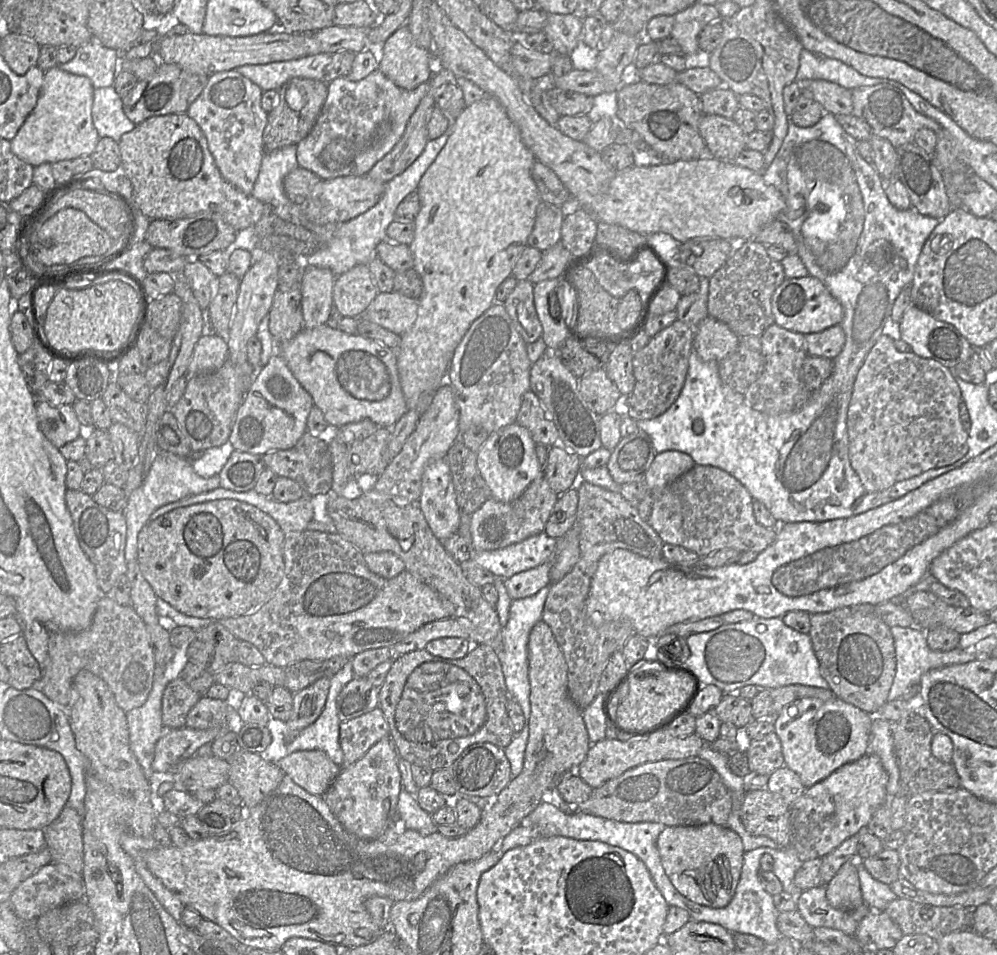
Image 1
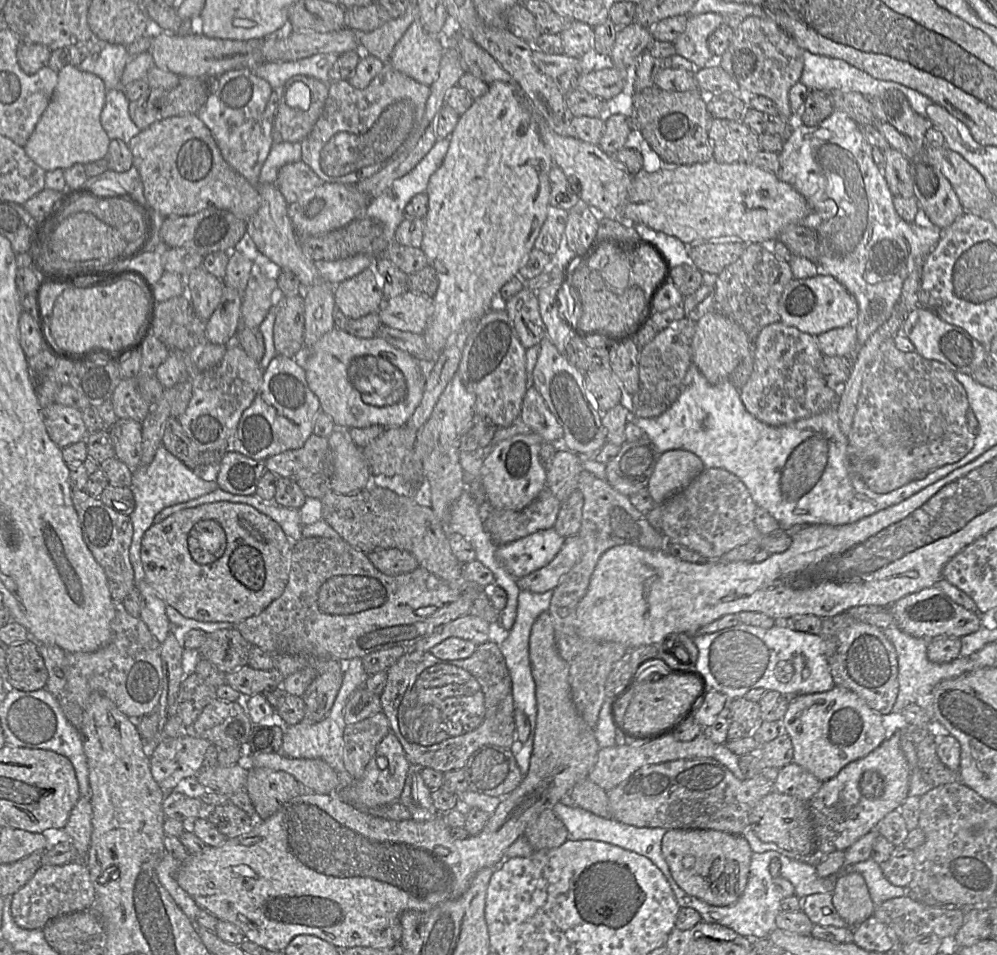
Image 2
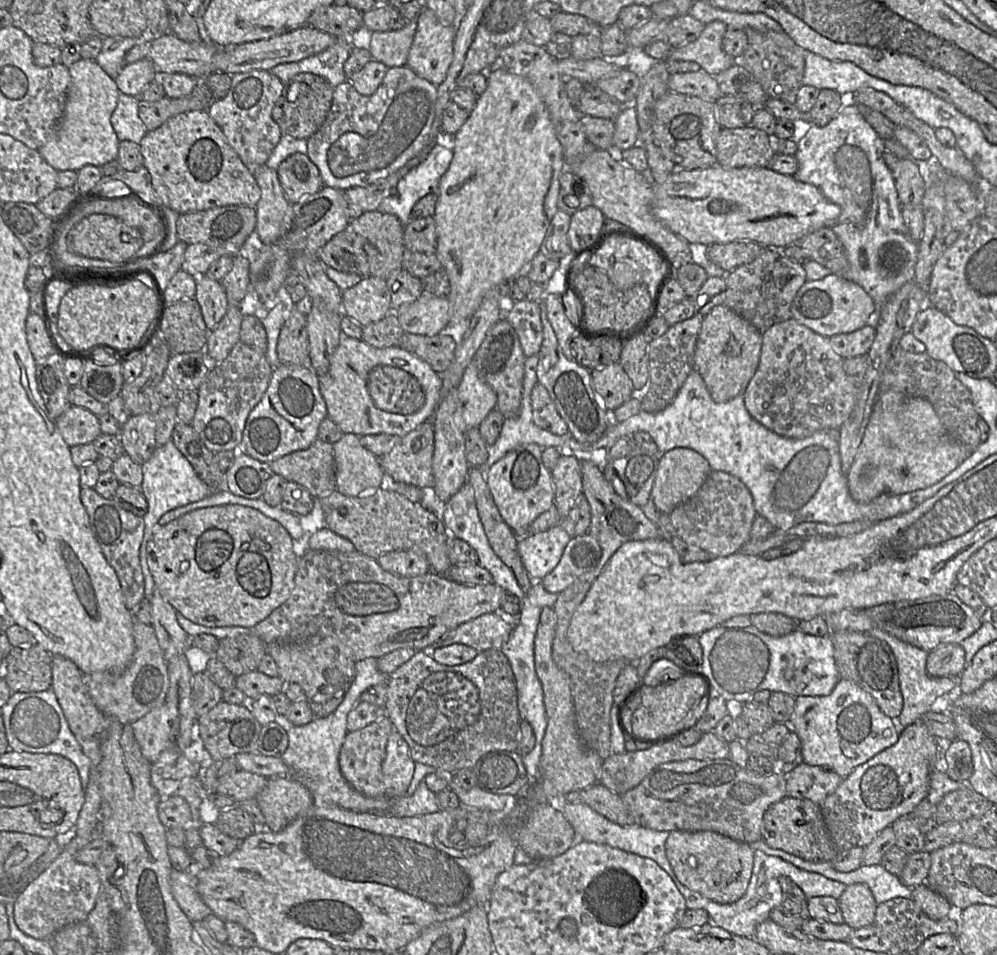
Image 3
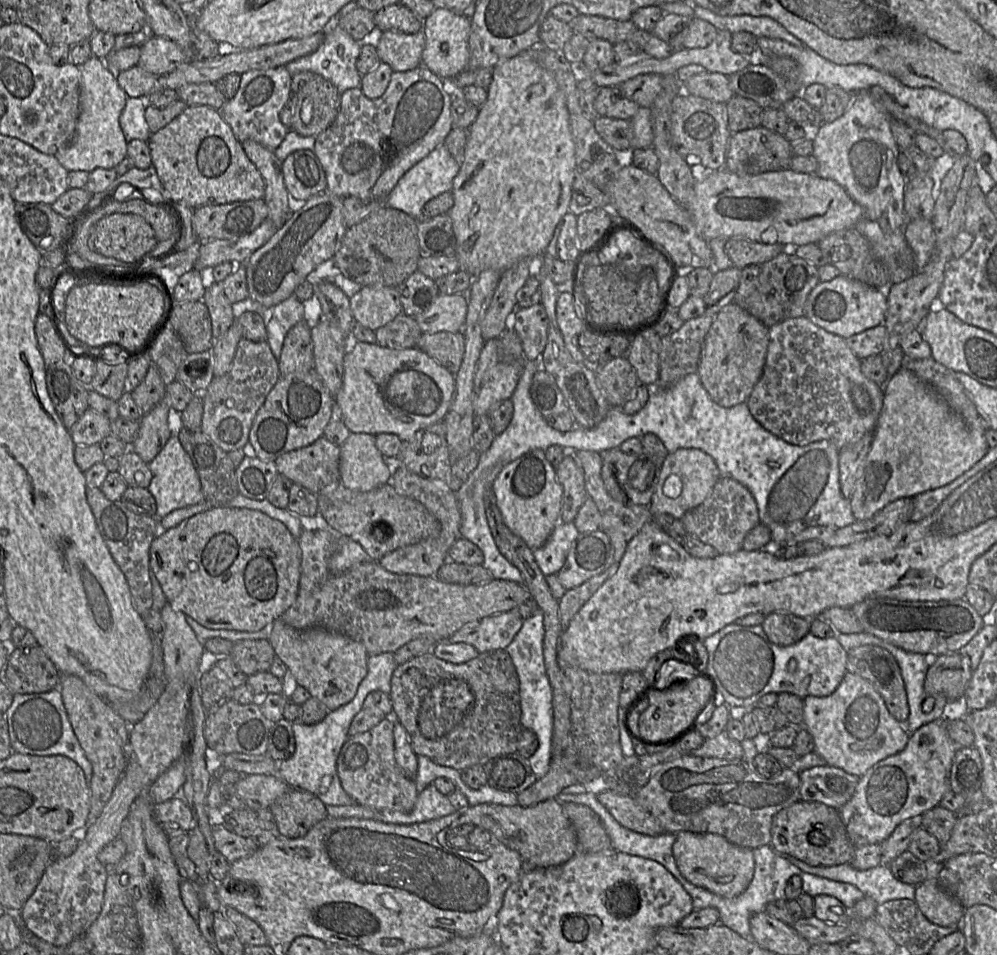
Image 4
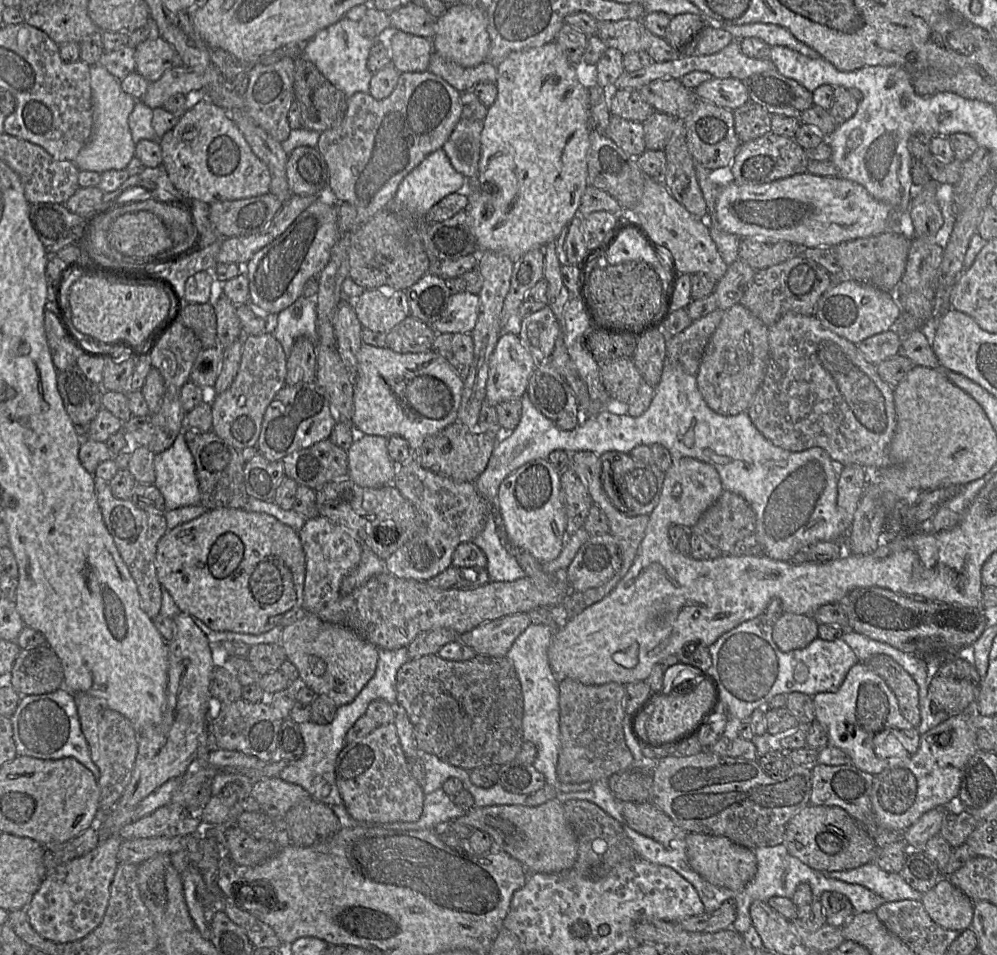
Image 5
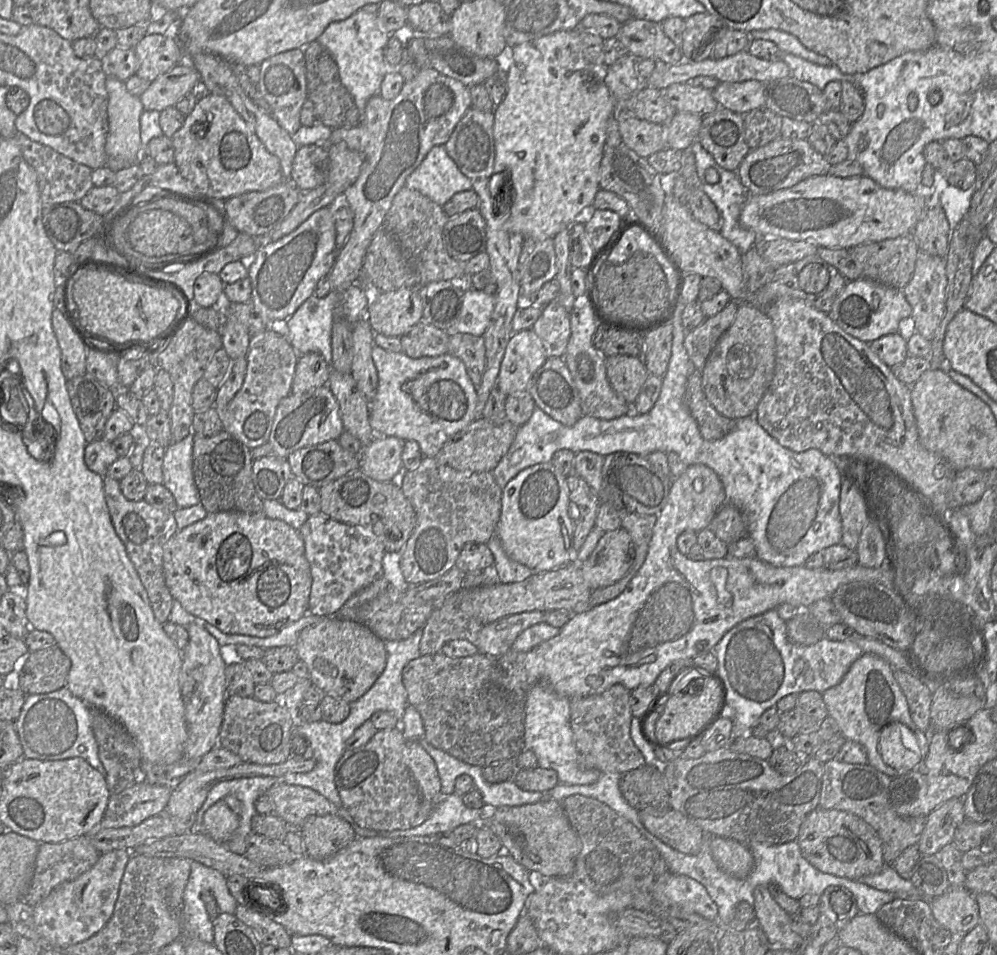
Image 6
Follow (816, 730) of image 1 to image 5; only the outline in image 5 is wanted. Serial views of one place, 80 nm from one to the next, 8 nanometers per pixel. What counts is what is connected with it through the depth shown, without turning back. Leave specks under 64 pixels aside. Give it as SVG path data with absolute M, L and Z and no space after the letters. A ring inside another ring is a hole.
M862 661L856 663L848 672L844 682L836 692L824 692L812 696L814 707L815 707L815 721L818 722L827 732L828 735L828 746L833 746L844 751L850 758L851 764L856 766L858 769L876 775L885 770L890 764L896 764L901 759L906 759L916 753L920 743L920 733L917 728L909 723L901 714L899 705L895 694L888 687L885 681L878 676L874 671L868 668Z

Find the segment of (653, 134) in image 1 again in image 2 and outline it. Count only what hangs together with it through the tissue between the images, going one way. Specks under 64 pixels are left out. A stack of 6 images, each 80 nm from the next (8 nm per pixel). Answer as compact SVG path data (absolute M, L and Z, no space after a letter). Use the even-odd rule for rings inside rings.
M656 85L635 91L630 122L665 165L691 165L713 159L708 131L712 116L700 91L665 91Z

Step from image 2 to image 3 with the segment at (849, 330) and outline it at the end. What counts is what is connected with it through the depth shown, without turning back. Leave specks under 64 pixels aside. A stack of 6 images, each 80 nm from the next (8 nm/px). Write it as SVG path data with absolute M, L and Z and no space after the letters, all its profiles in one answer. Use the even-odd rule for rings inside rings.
M866 325L850 333L829 337L833 350L842 358L867 354L876 336L876 326Z

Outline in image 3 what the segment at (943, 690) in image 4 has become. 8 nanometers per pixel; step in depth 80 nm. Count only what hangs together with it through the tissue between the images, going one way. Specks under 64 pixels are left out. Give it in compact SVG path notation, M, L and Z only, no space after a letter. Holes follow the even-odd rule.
M942 644L928 653L926 670L932 677L958 677L966 667L961 644Z

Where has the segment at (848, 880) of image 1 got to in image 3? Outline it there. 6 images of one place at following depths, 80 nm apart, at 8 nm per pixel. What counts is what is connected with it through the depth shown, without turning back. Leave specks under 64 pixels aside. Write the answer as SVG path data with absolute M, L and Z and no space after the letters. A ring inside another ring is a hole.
M854 883L846 887L838 899L844 923L852 929L875 923L877 903L866 884Z

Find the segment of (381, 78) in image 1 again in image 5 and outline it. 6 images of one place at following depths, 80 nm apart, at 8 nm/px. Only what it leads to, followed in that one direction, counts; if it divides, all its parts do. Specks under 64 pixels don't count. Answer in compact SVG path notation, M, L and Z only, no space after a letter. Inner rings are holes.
M429 70L401 73L395 89L383 100L363 92L347 98L343 120L320 133L316 148L327 164L328 192L337 202L348 202L356 208L356 228L389 207L402 180L430 153L443 148L461 116L461 92Z

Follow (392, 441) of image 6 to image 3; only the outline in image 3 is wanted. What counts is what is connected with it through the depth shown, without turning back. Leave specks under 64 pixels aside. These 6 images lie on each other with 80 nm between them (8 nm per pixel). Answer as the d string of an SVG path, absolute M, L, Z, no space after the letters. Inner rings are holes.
M343 433L342 437L332 444L336 471L336 490L346 496L358 496L380 487L385 472L379 459L360 443L360 437Z

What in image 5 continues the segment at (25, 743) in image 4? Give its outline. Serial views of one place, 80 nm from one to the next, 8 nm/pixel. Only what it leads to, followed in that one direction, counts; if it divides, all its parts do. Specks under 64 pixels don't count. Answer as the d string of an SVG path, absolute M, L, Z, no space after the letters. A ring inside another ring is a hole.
M66 687L46 694L22 695L10 720L17 755L45 759L72 756L91 770L97 780L99 779L100 770L91 758L88 743L82 732L74 693Z

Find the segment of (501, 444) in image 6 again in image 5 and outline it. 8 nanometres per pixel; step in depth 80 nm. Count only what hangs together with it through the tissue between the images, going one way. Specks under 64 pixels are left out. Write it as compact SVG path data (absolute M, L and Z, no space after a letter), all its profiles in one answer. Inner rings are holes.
M455 422L439 433L426 437L414 451L413 459L424 469L455 482L474 482L485 470L498 438L490 437L477 430L477 424L469 430Z

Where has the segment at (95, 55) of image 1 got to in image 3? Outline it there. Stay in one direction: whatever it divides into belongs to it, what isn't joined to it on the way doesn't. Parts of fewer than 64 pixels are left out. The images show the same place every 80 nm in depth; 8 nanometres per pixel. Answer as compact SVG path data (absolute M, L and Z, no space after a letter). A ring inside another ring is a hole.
M102 36L102 49L95 61L112 78L116 79L125 65L125 55L143 38Z

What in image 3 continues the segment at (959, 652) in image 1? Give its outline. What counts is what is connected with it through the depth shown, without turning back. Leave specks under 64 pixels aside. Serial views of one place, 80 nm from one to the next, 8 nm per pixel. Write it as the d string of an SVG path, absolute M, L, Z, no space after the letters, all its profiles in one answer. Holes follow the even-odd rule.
M873 628L865 633L886 642L896 658L900 689L903 696L903 708L901 714L895 718L894 723L899 733L907 726L920 721L923 714L932 711L931 705L934 704L939 697L950 692L955 686L960 685L960 676L932 677L928 675L926 670L927 651L906 643L879 628Z

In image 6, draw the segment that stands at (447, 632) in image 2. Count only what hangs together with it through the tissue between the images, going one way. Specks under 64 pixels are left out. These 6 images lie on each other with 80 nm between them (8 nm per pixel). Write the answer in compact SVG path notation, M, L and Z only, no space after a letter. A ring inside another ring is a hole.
M531 611L507 616L486 624L479 632L475 646L478 653L499 657L511 650L517 637L527 628L544 622L545 612Z

